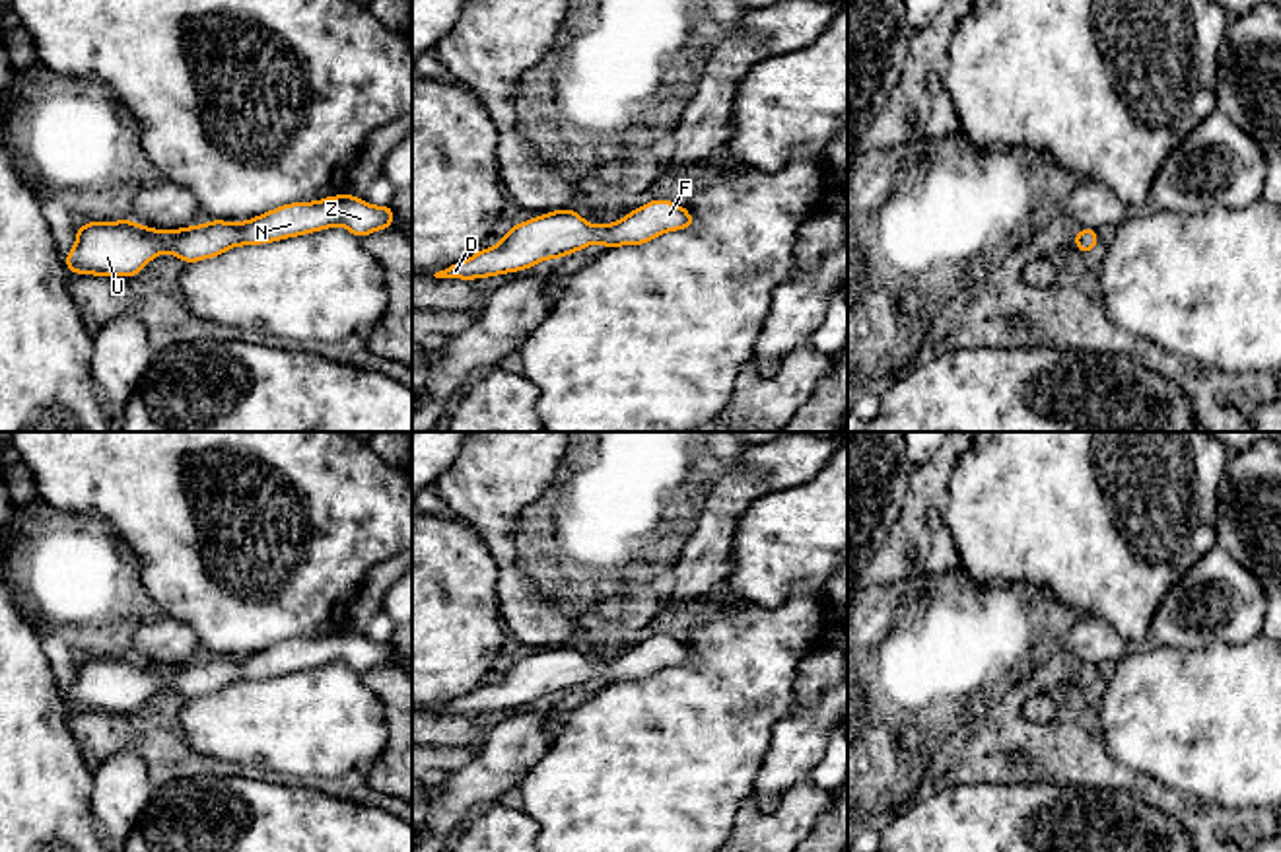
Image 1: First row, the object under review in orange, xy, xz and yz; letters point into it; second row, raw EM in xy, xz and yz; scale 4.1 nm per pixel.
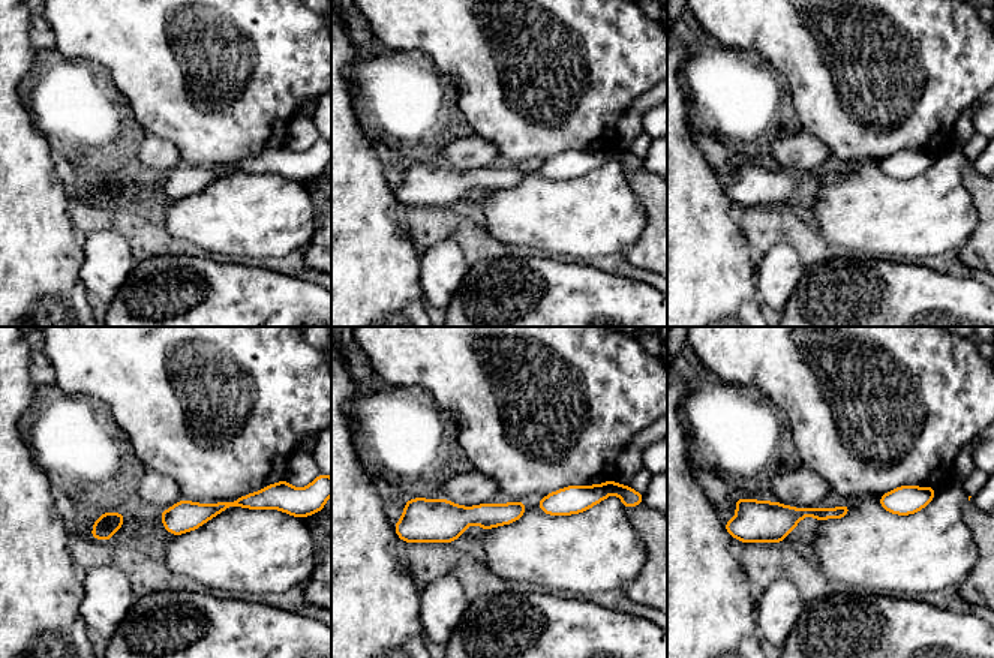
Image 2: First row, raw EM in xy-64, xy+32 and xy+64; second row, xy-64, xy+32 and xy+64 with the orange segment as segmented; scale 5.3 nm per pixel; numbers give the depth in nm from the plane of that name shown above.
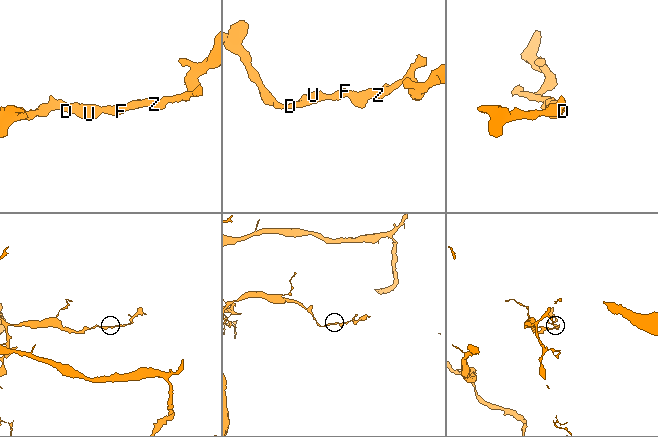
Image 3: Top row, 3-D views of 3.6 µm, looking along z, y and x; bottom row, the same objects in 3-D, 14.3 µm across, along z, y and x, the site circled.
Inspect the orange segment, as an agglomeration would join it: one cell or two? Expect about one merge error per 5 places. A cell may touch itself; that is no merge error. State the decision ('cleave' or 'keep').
keep

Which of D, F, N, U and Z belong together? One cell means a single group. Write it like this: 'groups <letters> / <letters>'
groups D F N U Z

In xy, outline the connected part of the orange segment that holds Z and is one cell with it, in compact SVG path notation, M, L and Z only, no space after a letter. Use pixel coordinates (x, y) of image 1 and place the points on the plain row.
M348 628L321 634L317 638L294 638L260 650L249 657L220 657L212 656L204 661L189 661L185 665L150 665L132 656L121 657L87 657L78 663L74 685L64 691L68 706L97 712L138 712L140 706L159 689L177 691L183 698L194 698L218 692L237 681L270 679L294 671L344 661L356 673L391 663L395 650L391 640L371 642L364 634L354 634Z

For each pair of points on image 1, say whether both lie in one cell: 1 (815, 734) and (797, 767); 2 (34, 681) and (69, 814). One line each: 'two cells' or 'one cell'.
1: one cell
2: one cell

